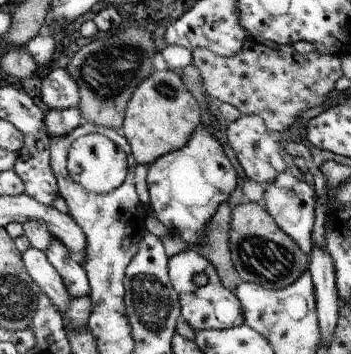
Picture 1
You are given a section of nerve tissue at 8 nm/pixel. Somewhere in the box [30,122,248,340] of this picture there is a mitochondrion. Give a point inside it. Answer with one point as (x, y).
(153, 306)

